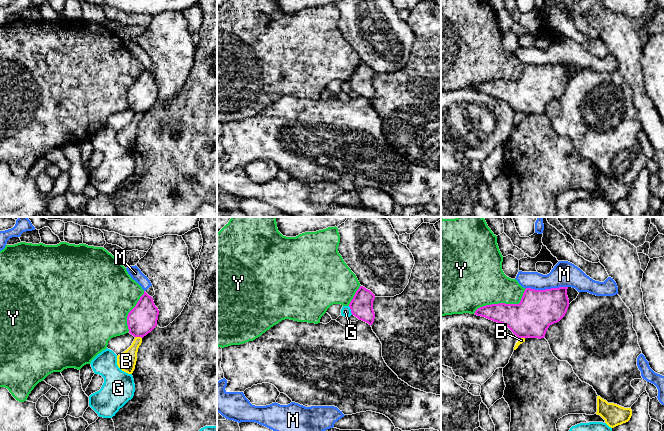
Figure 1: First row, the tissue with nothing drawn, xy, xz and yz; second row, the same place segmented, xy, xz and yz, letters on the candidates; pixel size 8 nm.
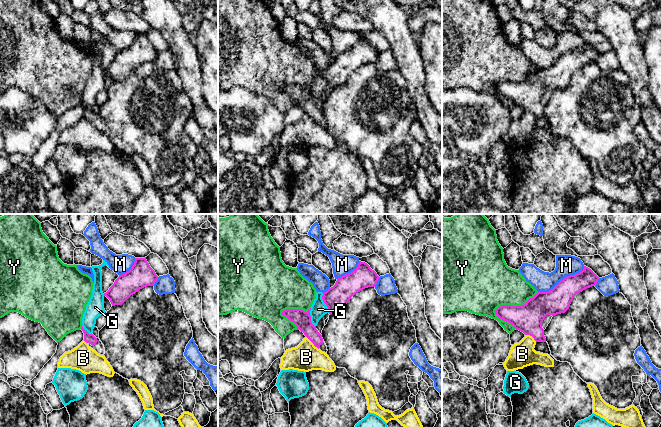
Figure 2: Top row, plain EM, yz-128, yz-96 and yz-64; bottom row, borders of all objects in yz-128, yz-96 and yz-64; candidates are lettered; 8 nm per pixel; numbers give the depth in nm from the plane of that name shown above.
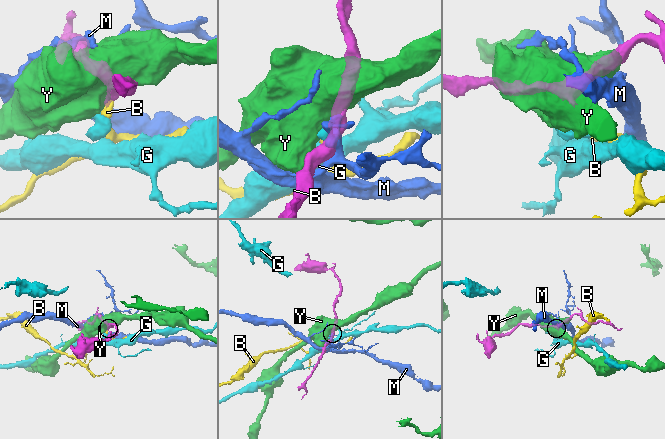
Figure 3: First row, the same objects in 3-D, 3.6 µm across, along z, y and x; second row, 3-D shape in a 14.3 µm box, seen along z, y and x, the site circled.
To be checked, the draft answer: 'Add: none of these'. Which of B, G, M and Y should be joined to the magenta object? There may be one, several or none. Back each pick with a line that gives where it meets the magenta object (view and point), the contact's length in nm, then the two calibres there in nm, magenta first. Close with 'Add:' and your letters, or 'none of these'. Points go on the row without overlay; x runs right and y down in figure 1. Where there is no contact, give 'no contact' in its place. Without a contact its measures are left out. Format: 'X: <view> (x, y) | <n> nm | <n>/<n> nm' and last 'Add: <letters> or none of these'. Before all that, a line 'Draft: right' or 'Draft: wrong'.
Draft: right
Add: none of these

